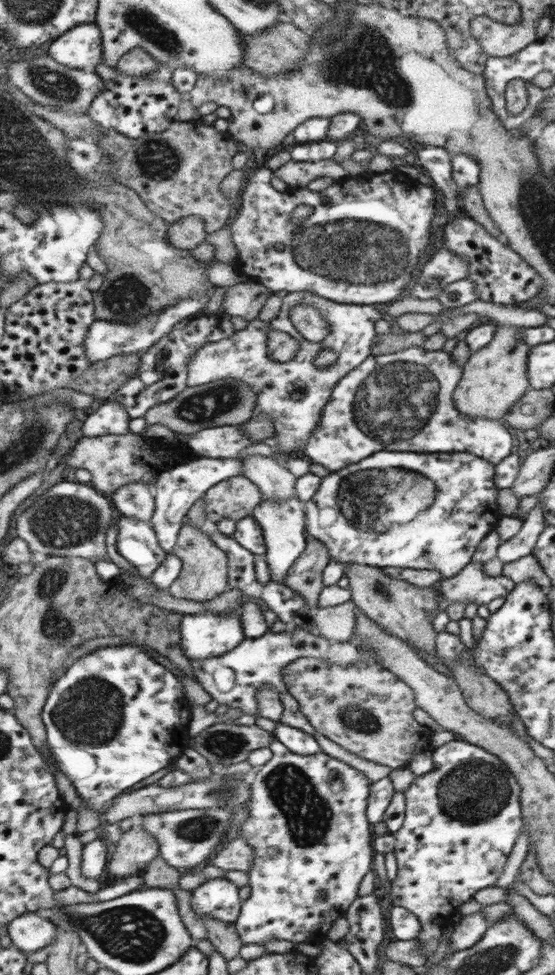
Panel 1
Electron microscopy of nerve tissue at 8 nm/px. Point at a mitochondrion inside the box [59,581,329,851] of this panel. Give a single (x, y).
(222, 745)

